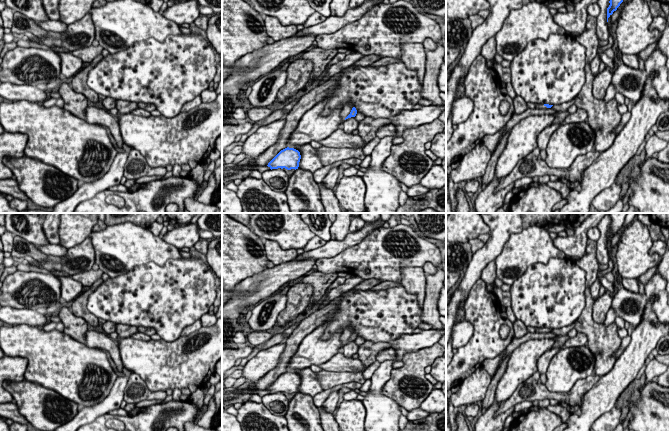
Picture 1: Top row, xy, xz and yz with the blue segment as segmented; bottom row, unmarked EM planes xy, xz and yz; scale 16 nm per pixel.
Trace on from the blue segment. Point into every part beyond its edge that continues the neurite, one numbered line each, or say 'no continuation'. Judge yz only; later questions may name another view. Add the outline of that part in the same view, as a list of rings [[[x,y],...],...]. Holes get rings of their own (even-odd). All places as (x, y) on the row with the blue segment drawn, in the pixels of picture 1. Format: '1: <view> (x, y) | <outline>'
1: yz (530, 105) | [[[527,103],[528,108],[538,108],[545,109],[547,108],[544,104],[535,104],[535,103]]]

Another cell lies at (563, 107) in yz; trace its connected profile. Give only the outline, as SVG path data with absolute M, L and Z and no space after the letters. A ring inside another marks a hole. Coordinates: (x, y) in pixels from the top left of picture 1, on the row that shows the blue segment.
M572 99L569 102L563 103L561 105L553 105L551 108L557 112L564 112L567 111L570 106L572 106L575 103L575 99Z

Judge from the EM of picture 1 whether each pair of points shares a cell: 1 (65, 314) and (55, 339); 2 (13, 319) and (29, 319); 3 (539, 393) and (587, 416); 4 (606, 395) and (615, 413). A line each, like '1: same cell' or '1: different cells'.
1: different cells
2: same cell
3: different cells
4: different cells

